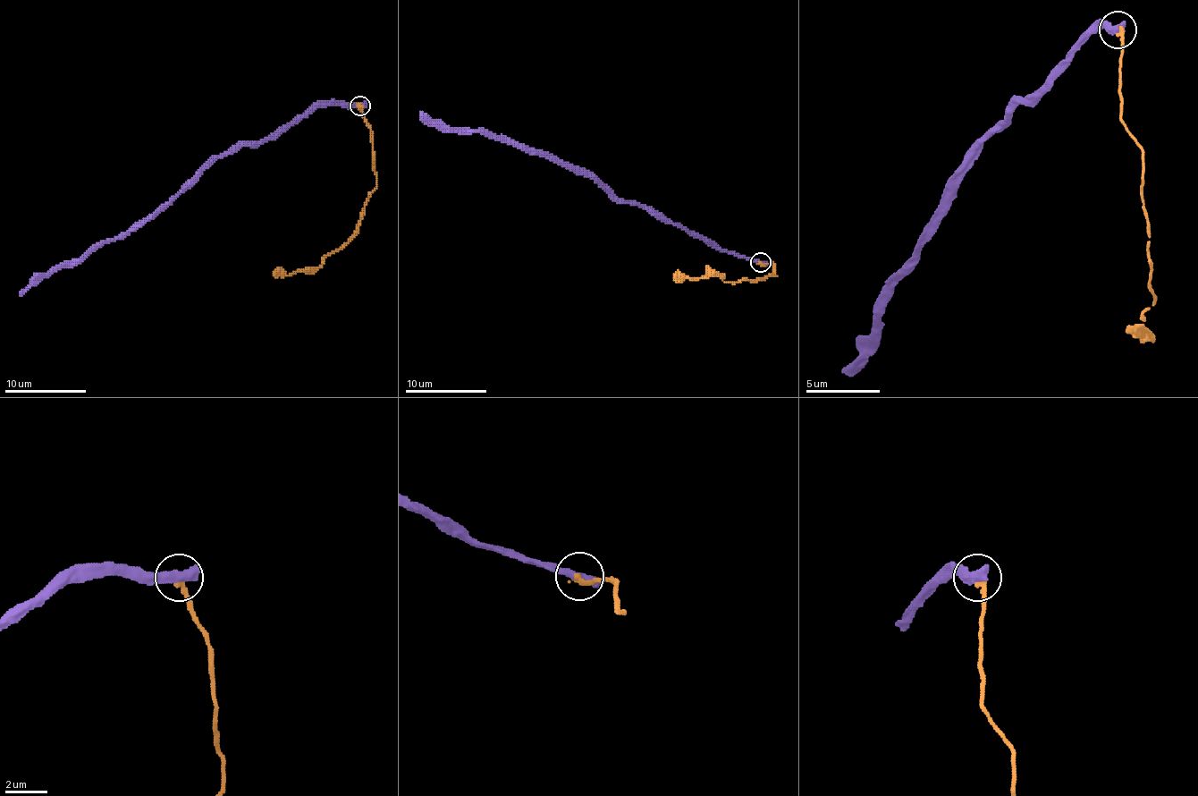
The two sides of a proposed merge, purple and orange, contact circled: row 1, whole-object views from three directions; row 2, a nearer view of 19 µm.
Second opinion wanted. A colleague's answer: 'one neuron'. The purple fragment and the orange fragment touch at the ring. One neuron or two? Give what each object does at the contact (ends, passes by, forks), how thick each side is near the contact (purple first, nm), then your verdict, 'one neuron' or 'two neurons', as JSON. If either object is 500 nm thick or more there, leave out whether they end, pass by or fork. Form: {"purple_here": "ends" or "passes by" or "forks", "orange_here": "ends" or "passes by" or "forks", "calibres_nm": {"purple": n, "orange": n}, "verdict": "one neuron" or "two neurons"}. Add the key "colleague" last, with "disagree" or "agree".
{"calibres_nm": {"purple": 550, "orange": 320}, "verdict": "two neurons", "colleague": "disagree"}

